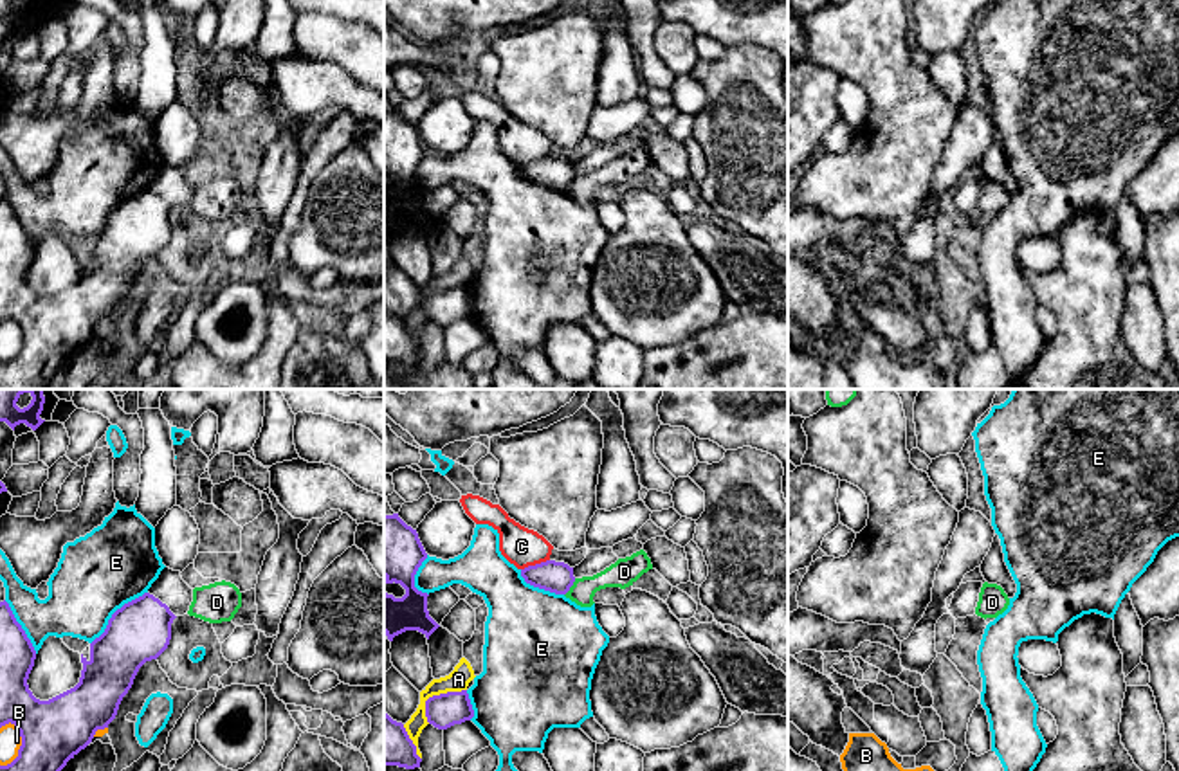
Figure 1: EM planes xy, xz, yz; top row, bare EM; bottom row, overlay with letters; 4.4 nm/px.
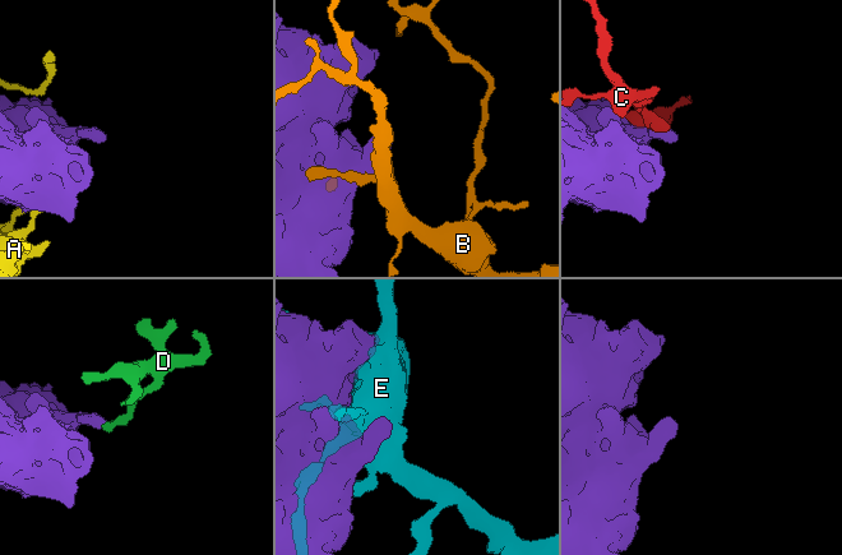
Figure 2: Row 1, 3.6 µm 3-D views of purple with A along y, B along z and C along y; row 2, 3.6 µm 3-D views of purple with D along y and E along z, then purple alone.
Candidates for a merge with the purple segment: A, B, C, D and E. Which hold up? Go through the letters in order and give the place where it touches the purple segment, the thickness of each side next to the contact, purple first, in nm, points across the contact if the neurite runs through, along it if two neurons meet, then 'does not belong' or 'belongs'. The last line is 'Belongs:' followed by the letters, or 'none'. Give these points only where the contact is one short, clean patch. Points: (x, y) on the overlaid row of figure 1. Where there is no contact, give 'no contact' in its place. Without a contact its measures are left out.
A: contact xz (435, 696); calibres 150 and 100 nm; does not belong
B: contact xy (20, 746); calibres 280 and 100 nm; does not belong
C: contact xz (536, 564); calibres 140 and 170 nm; does not belong
D: contact xz (570, 586); calibres 140 and 120 nm; border xz (575, 579), (565, 595); does not belong
E: contact xy (114, 613); calibres 280 and 360 nm; does not belong
Belongs: none

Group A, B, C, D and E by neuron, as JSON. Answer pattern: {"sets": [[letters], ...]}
{"sets": [["A"], ["B"], ["C"], ["D"], ["E"]]}

